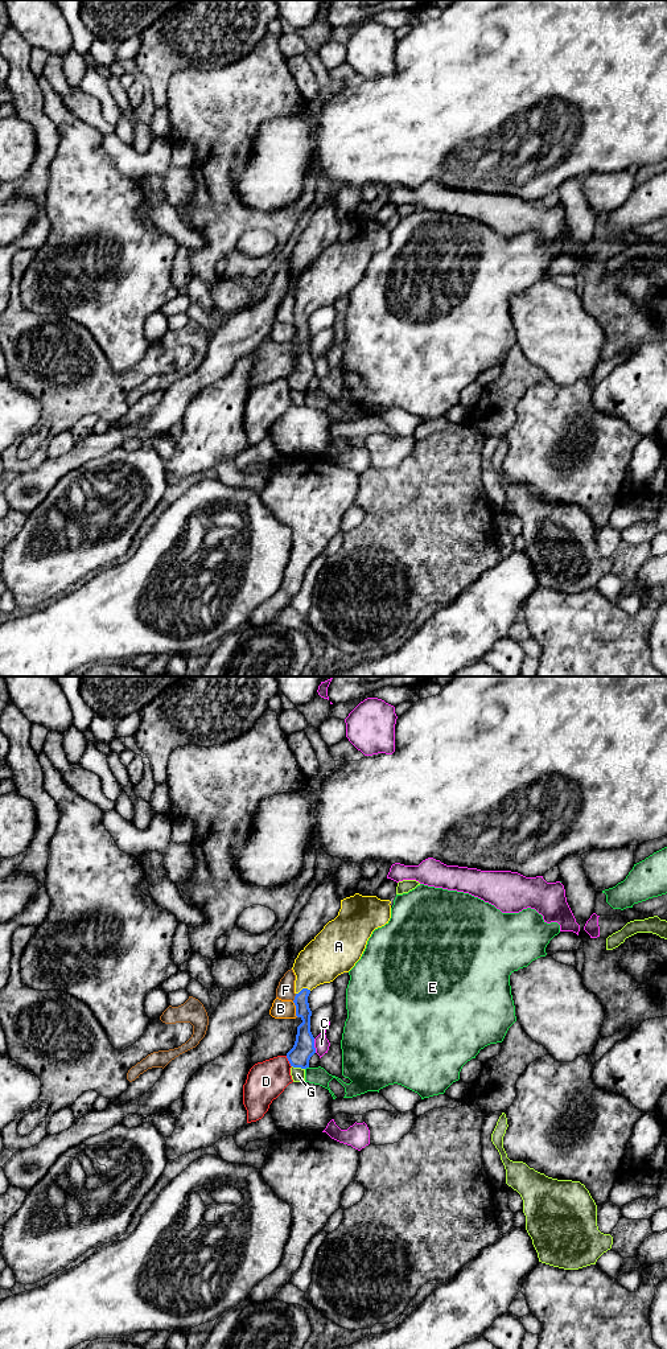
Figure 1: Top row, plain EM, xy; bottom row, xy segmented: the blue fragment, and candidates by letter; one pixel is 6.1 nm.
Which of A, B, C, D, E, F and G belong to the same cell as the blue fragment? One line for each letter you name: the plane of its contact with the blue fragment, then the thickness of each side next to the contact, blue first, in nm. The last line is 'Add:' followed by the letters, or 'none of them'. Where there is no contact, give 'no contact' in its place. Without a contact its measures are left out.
A: meets blue in xy; 90 nm thick on the blue side, 280 nm on the other
Add: A

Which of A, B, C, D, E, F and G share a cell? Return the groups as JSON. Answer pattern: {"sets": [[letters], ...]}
{"sets": [["A"], ["B"], ["C"], ["D"], ["E"], ["F"], ["G"]]}

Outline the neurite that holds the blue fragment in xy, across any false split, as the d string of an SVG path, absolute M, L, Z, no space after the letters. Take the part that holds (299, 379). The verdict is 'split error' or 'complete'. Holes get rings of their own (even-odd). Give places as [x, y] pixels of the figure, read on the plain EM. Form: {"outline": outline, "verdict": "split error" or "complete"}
{"outline": "M359 217L341 223L338 239L298 276L292 291L296 299L293 326L302 346L297 350L293 371L287 377L291 390L309 391L309 383L316 377L308 326L310 314L355 289L372 255L388 247L390 227L390 223Z", "verdict": "split error"}

